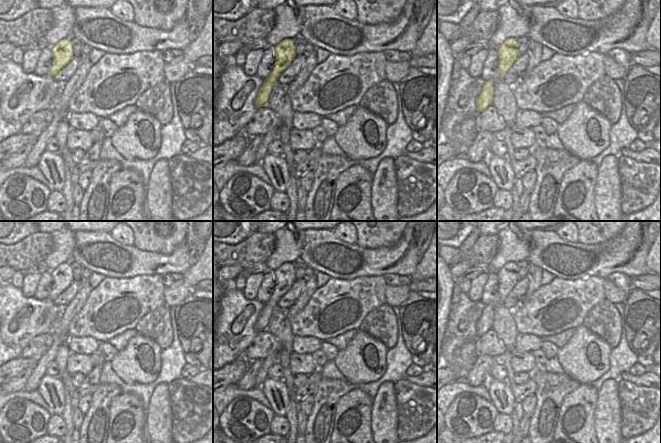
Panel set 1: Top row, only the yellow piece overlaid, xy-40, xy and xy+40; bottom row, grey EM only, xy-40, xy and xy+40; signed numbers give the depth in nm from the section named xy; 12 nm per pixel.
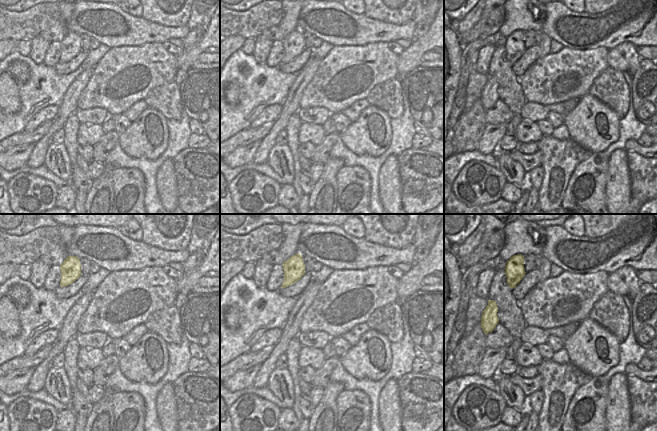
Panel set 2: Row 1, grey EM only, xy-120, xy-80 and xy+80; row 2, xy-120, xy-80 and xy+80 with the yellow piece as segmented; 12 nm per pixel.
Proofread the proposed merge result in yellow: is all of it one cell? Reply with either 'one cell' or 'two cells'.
one cell

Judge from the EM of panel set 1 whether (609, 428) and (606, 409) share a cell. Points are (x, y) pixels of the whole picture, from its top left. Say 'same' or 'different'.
same

